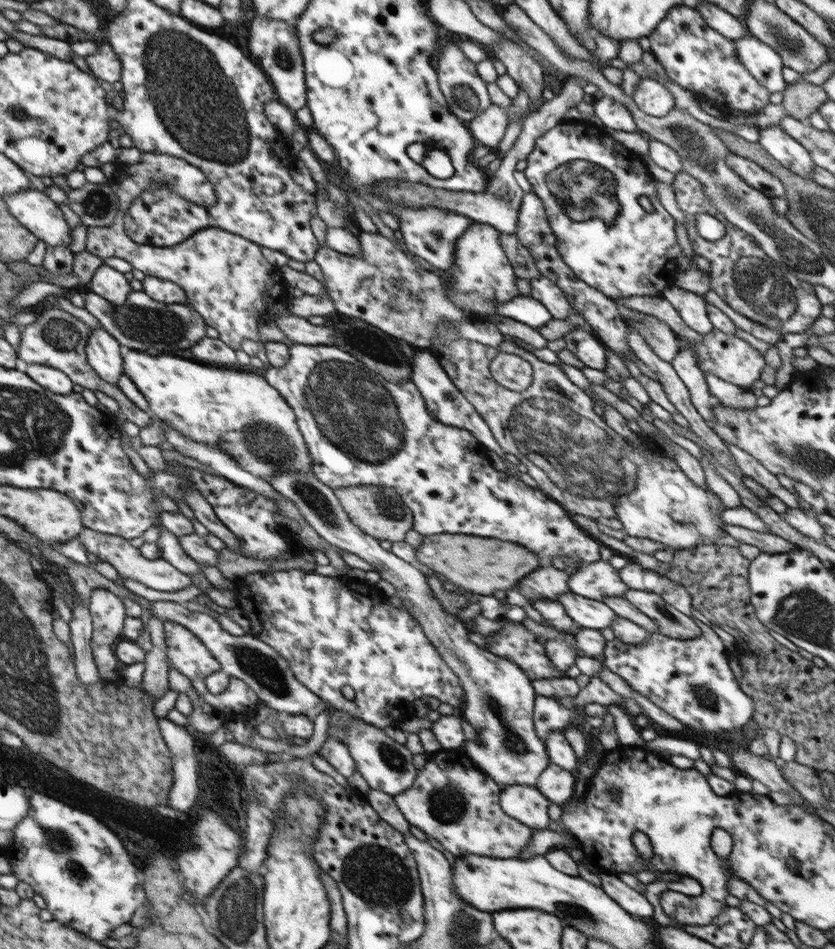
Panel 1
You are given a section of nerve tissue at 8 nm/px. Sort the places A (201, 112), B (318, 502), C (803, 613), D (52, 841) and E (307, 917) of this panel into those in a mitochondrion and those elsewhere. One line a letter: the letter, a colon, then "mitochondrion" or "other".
A: mitochondrion
B: mitochondrion
C: mitochondrion
D: mitochondrion
E: other

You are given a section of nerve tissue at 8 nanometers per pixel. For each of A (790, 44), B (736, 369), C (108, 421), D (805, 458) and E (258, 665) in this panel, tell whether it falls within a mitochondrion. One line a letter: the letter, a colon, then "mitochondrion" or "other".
A: mitochondrion
B: other
C: other
D: mitochondrion
E: mitochondrion

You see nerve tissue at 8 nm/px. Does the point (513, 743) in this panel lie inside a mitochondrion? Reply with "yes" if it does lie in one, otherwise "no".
yes

